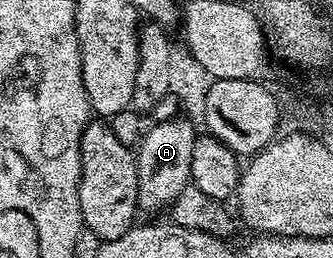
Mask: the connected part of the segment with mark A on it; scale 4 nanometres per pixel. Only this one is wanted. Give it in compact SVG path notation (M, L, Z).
M186 118L156 121L142 136L137 157L137 206L142 213L168 209L179 190L190 184L191 150L195 150L198 133Z

